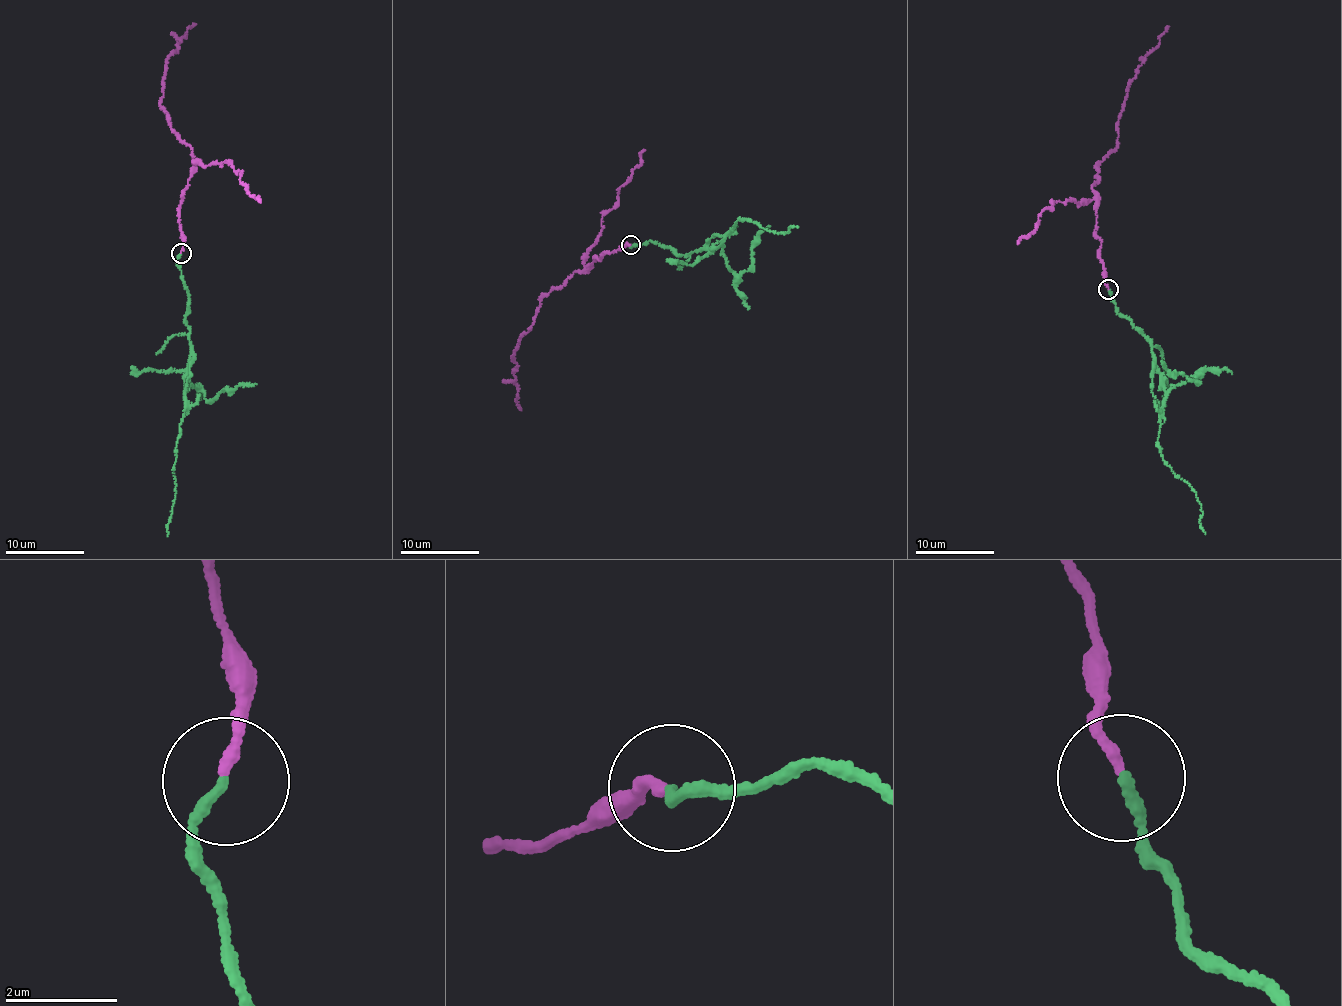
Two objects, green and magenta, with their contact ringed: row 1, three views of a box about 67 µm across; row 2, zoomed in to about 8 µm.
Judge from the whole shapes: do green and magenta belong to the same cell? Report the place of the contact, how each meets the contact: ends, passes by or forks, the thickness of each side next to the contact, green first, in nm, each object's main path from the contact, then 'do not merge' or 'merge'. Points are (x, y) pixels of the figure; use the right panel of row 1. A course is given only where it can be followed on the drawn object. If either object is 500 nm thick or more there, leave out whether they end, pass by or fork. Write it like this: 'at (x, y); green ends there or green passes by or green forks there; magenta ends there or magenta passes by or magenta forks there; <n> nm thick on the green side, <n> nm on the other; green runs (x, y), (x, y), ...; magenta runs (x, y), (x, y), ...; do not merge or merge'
at (1108, 289); green ends there; magenta ends there; 190 nm thick on the green side, 180 nm on the other; green runs (1108, 289), (1117, 313), (1152, 344), (1157, 446), (1164, 464), (1196, 494), (1205, 534); magenta runs (1108, 289), (1092, 186), (1099, 162), (1116, 147), (1117, 122), (1132, 79), (1169, 26); do not merge

